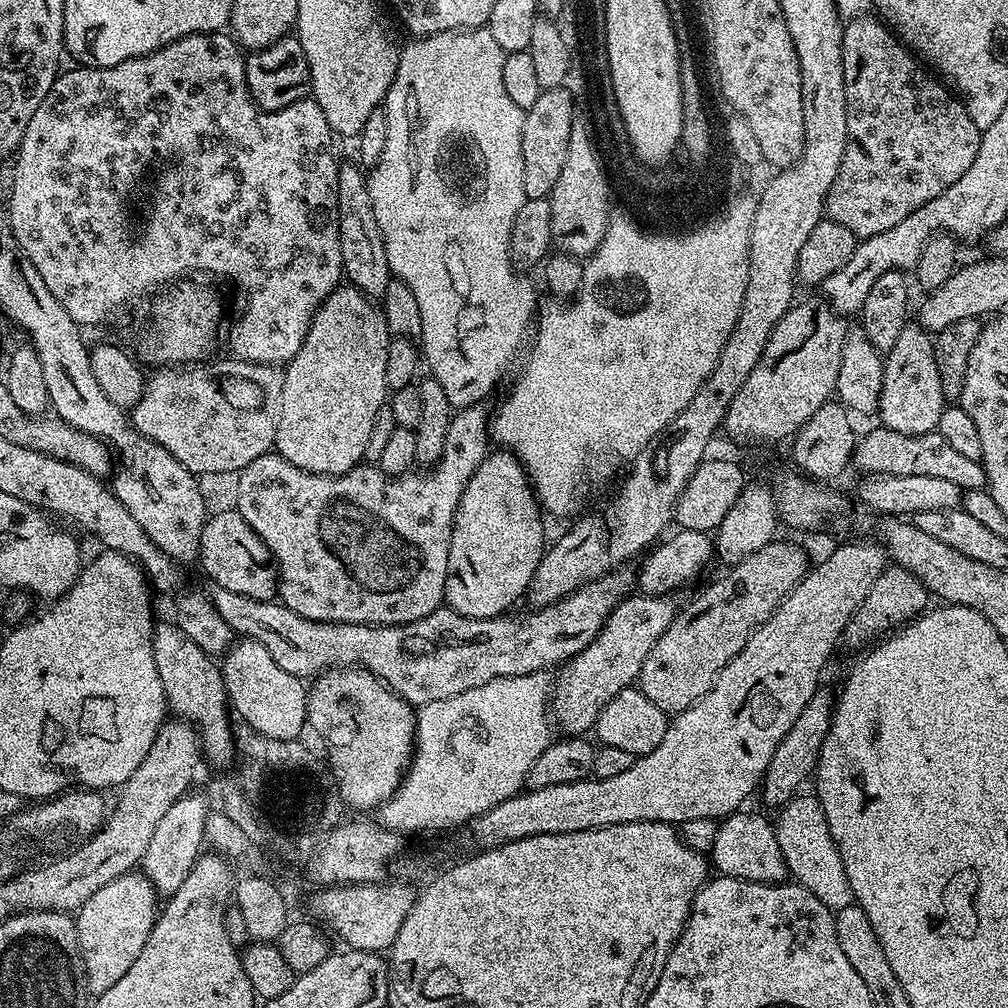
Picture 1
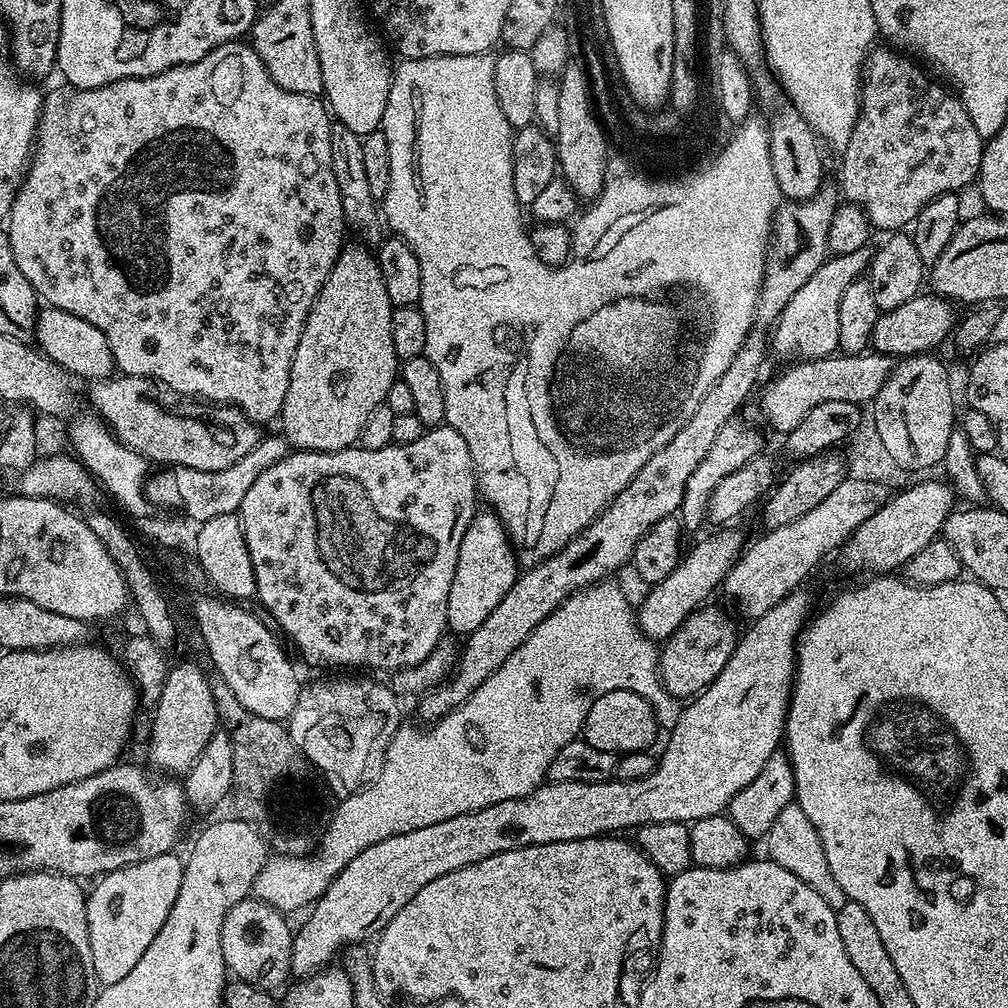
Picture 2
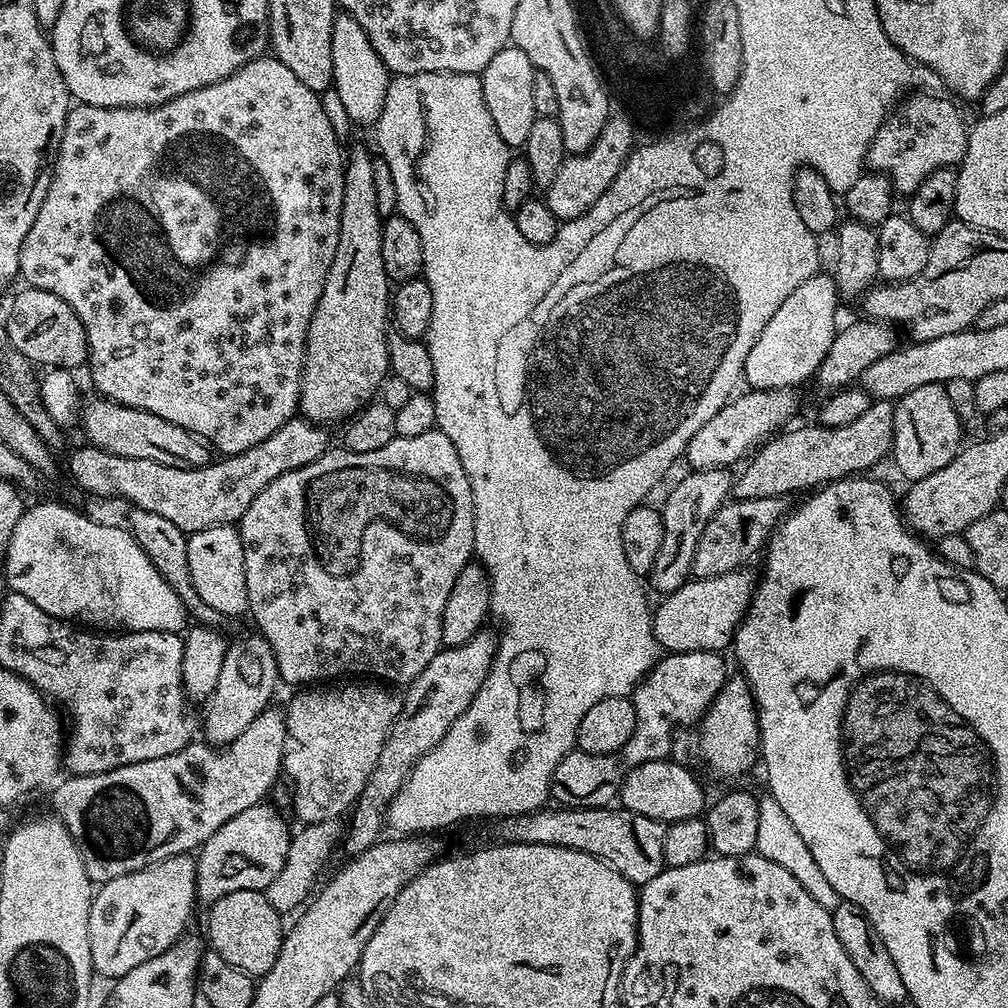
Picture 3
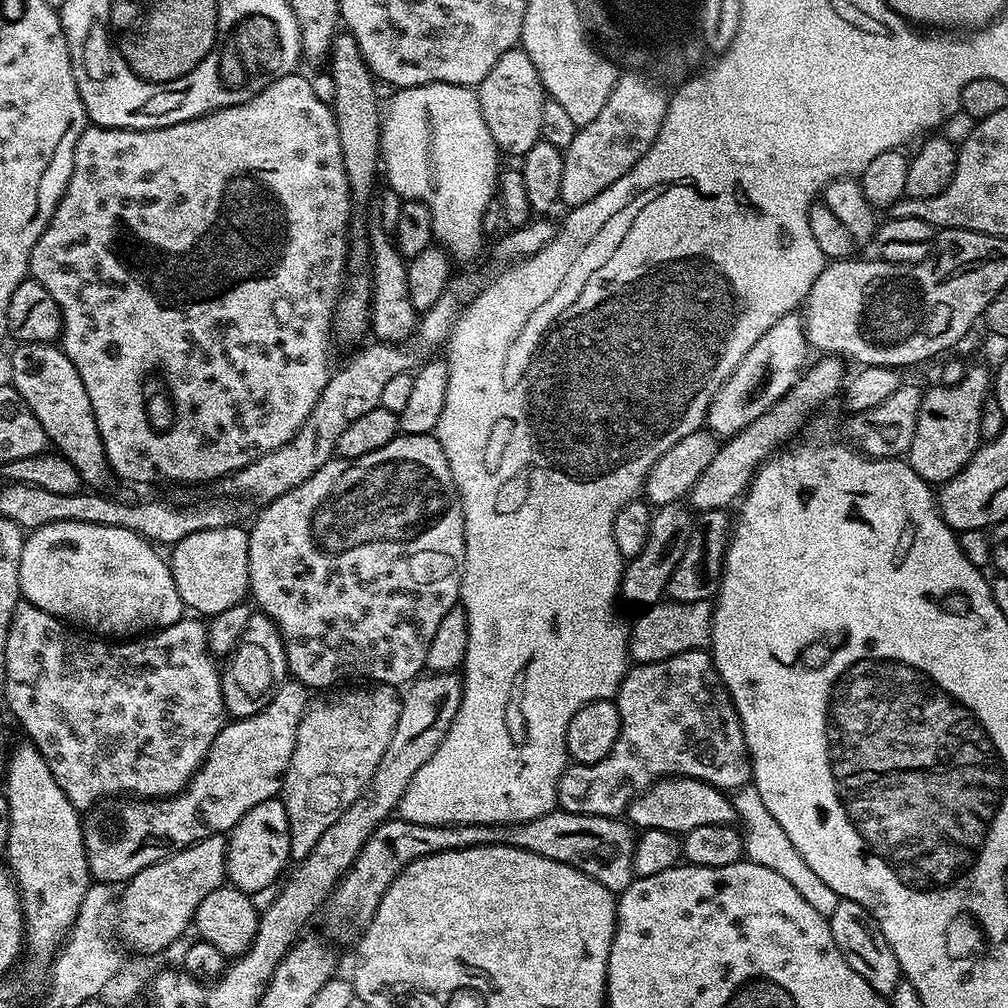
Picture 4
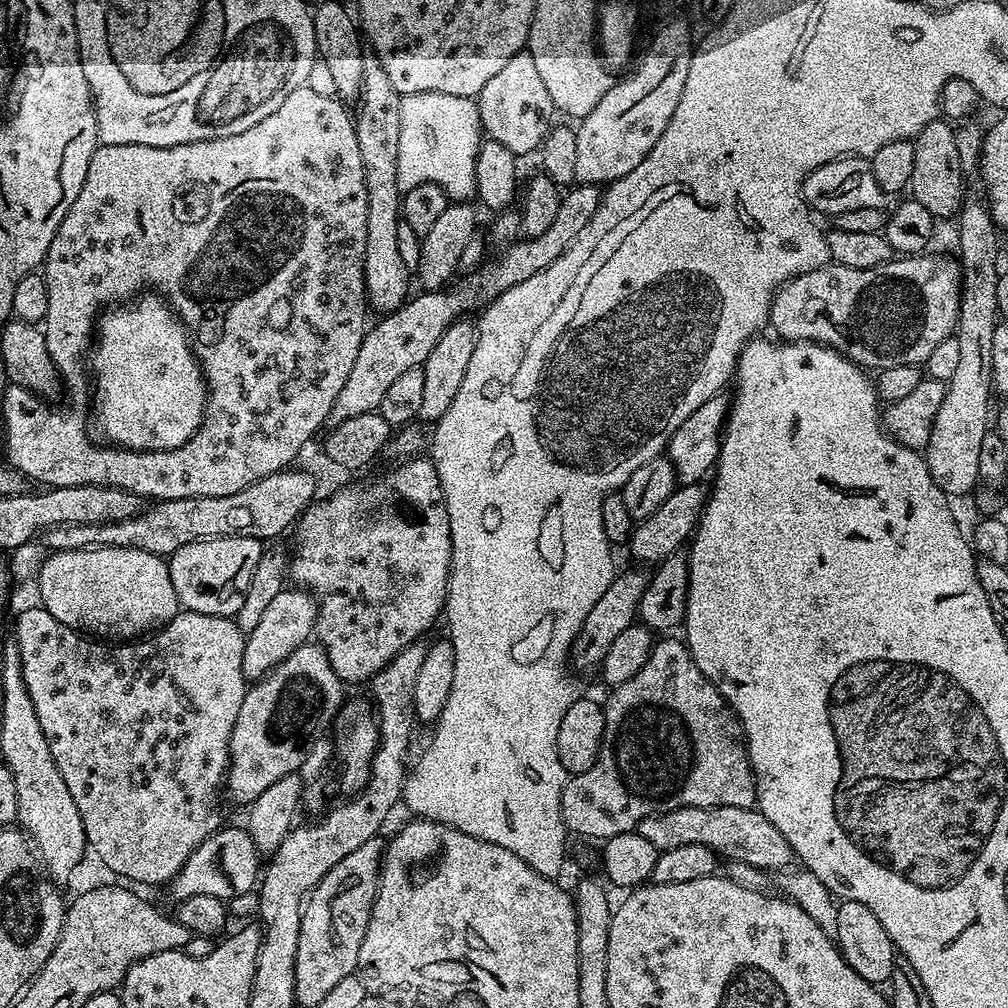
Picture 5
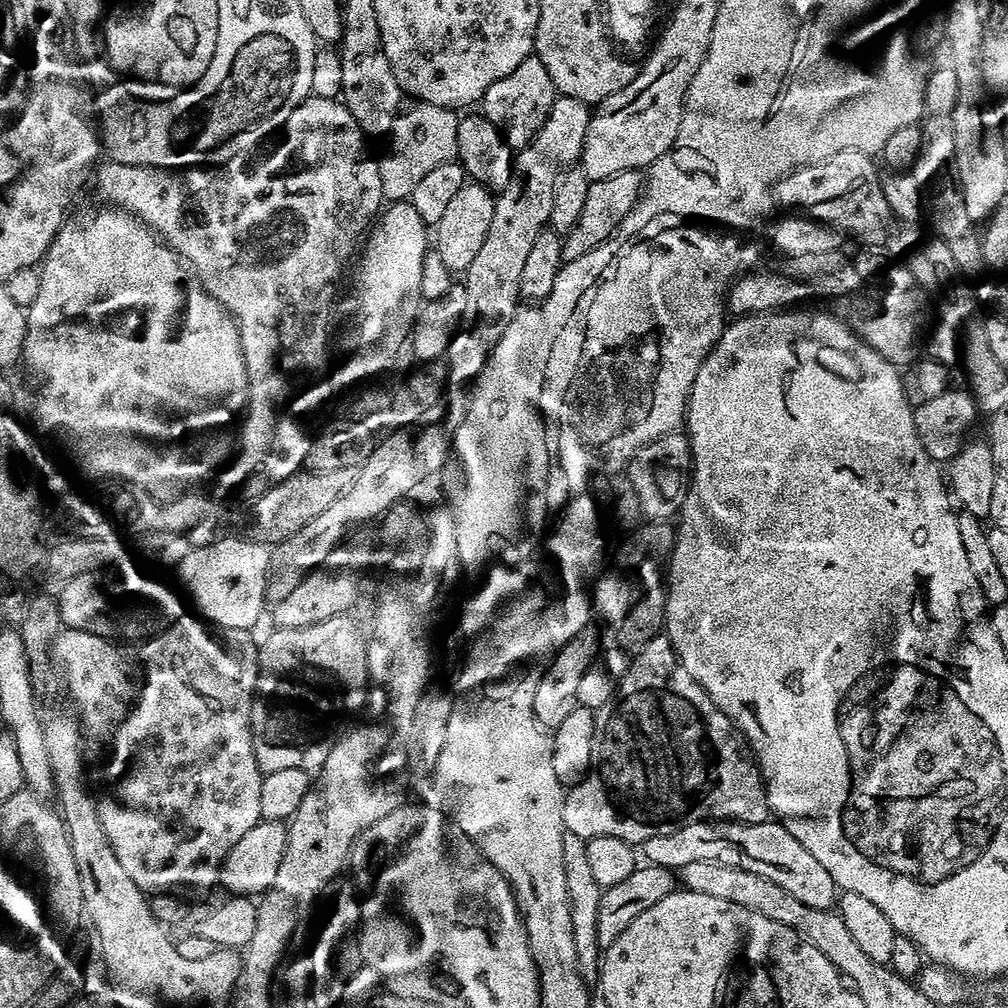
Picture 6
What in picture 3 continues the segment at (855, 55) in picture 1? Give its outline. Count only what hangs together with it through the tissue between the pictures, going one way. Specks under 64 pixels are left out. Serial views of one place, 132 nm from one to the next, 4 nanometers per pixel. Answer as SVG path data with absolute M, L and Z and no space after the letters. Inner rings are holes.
M911 96L884 119L884 125L874 134L866 161L869 169L887 176L893 189L903 194L918 190L934 170L959 165L968 145L966 123L950 101L940 96Z

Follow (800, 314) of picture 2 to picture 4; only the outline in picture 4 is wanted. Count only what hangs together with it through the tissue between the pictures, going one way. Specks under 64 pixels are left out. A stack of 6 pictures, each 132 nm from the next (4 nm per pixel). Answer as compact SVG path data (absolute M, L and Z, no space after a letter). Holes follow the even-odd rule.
M796 314L778 318L778 322L774 322L774 326L770 326L770 330L766 330L750 350L746 350L746 358L738 362L730 378L726 378L714 394L706 417L707 431L717 438L727 438L750 426L754 418L766 414L766 410L770 410L774 402L782 399L799 380L808 355L810 349L804 337L803 319Z

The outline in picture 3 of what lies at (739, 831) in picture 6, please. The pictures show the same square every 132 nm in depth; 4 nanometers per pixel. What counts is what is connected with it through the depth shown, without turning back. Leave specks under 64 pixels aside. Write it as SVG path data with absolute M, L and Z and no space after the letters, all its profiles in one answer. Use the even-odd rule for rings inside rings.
M670 758L642 762L642 766L634 766L625 774L618 797L619 807L662 820L665 825L676 820L695 820L705 811L706 800L704 804L704 788L696 781L694 773L692 768L675 764Z

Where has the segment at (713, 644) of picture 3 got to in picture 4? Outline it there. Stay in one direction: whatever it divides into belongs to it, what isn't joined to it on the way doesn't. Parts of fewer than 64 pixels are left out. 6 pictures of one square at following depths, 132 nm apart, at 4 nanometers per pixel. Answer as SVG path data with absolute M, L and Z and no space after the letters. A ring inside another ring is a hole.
M668 600L643 609L639 613L640 617L628 628L629 657L636 664L649 664L650 662L662 662L666 658L677 656L683 652L698 652L707 649L712 642L712 609L713 605L708 600L698 602Z

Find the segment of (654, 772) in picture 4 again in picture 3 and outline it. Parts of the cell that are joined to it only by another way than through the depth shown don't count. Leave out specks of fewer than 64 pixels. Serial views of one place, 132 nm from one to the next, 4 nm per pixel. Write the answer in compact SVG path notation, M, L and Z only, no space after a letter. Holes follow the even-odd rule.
M674 652L657 659L648 675L638 685L639 695L652 700L635 701L636 721L634 734L617 752L605 756L573 750L554 766L550 796L565 808L603 808L611 805L620 795L624 776L642 762L665 759L672 750L672 731L681 726L696 726L704 719L708 707L722 690L726 679L725 657L719 652Z

